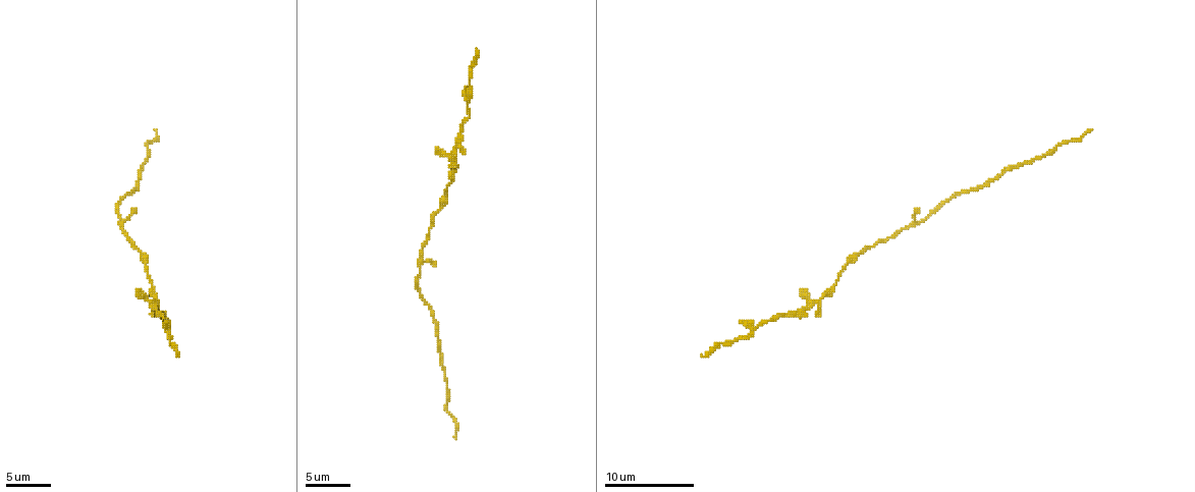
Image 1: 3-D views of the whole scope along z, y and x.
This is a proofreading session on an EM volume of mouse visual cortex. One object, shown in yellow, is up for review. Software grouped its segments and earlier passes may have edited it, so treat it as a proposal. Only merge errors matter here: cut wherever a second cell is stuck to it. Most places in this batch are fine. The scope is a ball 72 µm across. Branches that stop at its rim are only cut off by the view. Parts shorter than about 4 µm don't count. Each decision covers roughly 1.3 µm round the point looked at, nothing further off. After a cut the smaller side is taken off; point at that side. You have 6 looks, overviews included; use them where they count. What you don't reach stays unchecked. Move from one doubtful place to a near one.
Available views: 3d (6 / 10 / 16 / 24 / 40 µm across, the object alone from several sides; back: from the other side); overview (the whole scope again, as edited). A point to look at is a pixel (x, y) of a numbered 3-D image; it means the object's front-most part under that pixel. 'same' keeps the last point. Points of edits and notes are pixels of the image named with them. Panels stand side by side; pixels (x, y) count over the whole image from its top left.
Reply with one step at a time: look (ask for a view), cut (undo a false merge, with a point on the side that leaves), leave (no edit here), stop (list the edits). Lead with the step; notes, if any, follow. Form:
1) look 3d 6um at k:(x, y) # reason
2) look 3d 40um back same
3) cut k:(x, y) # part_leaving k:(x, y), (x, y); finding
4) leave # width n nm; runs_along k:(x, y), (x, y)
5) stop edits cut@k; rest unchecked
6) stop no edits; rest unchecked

look 3d 6um at 1:(756, 328) # calibre changes

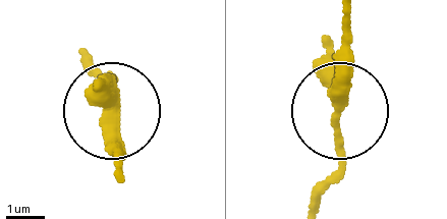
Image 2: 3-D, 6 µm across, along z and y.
leave # width 240 nm; runs_along 2:(312, 204), (344, 156), (335, 126), (344, 19); one cell here

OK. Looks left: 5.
look 3d 10um at 1:(157, 297) # thin neck

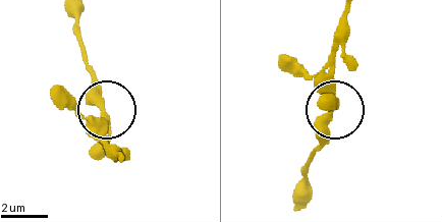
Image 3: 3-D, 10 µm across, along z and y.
leave # width 260 nm; runs_along 3:(73, 17), (93, 94), (105, 115), (105, 139); one cell here

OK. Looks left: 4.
look 3d 16um at 1:(144, 264) # calibre changes

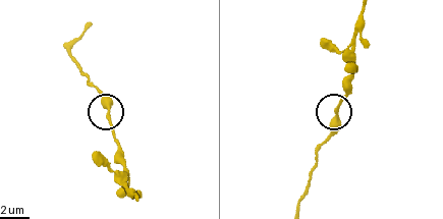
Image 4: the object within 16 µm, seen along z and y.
leave # one cell here

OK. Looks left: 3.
stop no edits; rest unchecked

